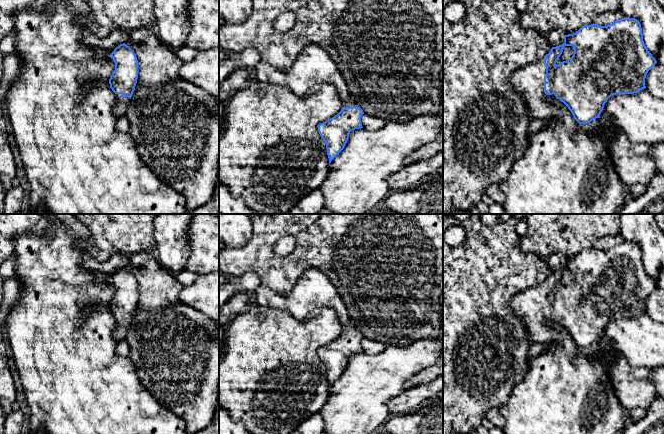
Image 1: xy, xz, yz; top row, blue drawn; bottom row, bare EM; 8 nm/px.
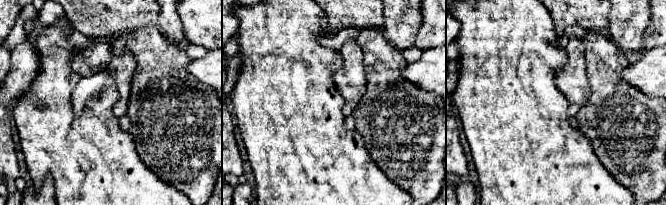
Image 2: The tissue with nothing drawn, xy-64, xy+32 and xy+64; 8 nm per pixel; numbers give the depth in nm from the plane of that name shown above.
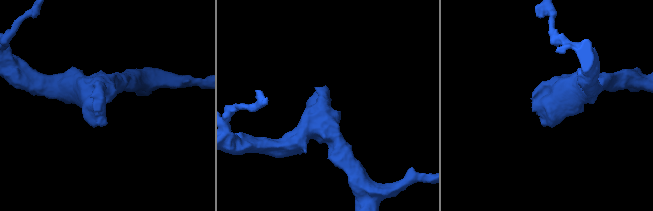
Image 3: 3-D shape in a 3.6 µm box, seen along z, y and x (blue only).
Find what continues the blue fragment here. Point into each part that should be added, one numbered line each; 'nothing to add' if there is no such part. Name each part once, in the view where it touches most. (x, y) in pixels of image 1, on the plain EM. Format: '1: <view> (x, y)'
1: yz (529, 304)

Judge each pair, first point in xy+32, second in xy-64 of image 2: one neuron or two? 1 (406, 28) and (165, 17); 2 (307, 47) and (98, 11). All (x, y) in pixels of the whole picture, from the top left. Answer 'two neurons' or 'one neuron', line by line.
1: one neuron
2: two neurons

